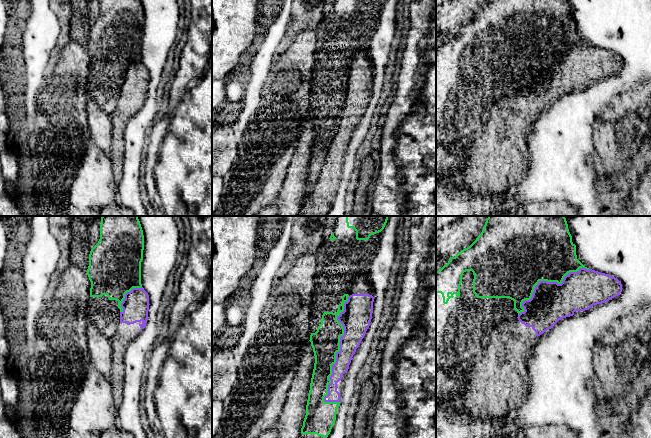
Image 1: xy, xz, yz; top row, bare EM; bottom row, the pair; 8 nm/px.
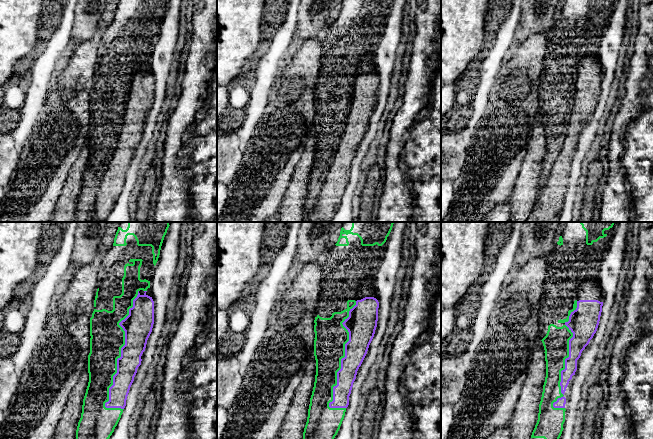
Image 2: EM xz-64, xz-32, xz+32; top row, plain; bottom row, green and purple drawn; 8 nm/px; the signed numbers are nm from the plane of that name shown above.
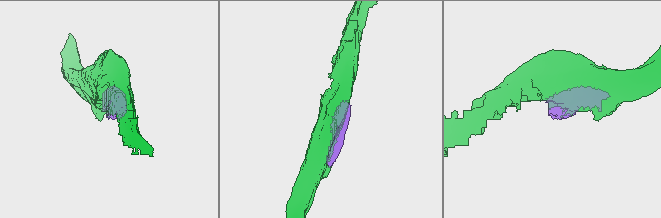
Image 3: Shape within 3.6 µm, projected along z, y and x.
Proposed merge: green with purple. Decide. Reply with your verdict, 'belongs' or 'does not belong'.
does not belong

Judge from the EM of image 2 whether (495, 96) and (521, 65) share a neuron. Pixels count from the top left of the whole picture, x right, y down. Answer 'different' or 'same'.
same

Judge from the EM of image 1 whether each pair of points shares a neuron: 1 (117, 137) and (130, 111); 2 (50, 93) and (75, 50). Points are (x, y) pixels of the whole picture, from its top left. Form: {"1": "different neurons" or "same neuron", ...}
{"1": "same neuron", "2": "same neuron"}

